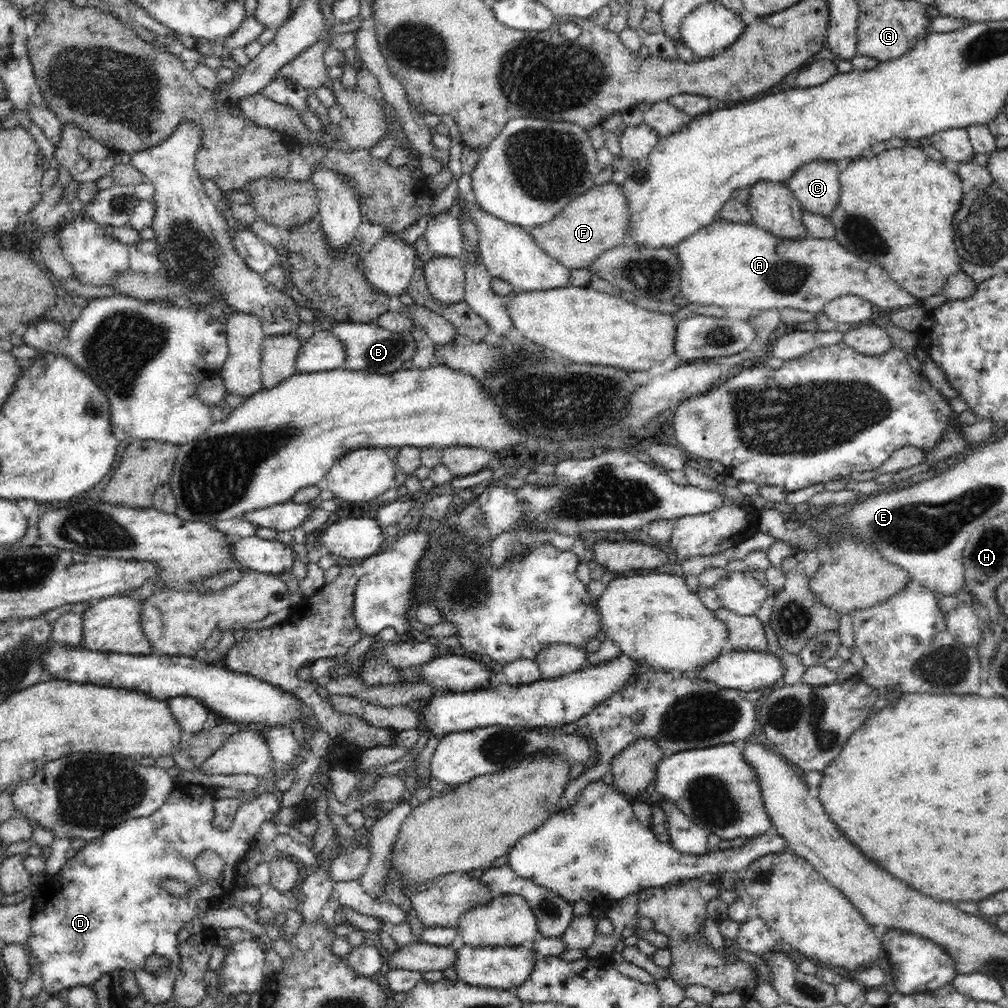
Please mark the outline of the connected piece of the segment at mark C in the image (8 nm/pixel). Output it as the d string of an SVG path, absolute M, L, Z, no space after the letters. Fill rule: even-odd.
M814 161L798 168L784 183L803 210L829 218L839 201L840 174L834 162Z

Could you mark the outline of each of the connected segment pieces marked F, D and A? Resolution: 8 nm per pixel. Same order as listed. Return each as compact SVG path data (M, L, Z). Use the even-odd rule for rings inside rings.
M608 181L603 185L595 185L577 196L558 213L547 224L527 230L534 236L534 242L538 243L538 247L570 270L588 268L607 250L628 242L627 227L631 213L627 210L626 198L623 198L622 183Z
M187 783L178 785L168 795L166 802L147 817L129 818L104 836L87 841L77 853L59 870L56 876L46 881L37 881L34 915L31 923L31 936L28 938L29 951L37 959L39 972L43 979L43 991L48 994L62 993L73 986L90 987L100 980L103 974L111 975L116 971L128 971L134 974L140 992L150 1004L164 1006L173 996L174 985L181 971L180 946L177 936L186 928L186 924L198 916L196 902L210 896L218 897L218 884L213 878L200 882L194 860L208 848L215 850L226 861L222 870L223 880L220 886L228 892L228 888L236 889L236 866L244 860L254 844L256 833L261 824L274 819L278 811L285 805L281 794L263 793L256 797L248 797L233 818L232 825L226 829L218 829L212 825L216 816L214 811L215 795L202 785ZM162 878L176 878L191 887L187 897L174 897L160 887ZM152 955L170 961L168 970L160 974L151 974L144 970L146 960Z
M717 220L679 244L680 246L675 248L680 256L679 294L688 298L690 303L720 306L731 319L747 320L752 310L784 308L795 308L816 315L831 300L842 296L858 296L882 312L891 312L917 302L916 298L890 277L886 269L860 258L833 238L817 239L808 236L805 239L780 239L753 222L734 223Z

